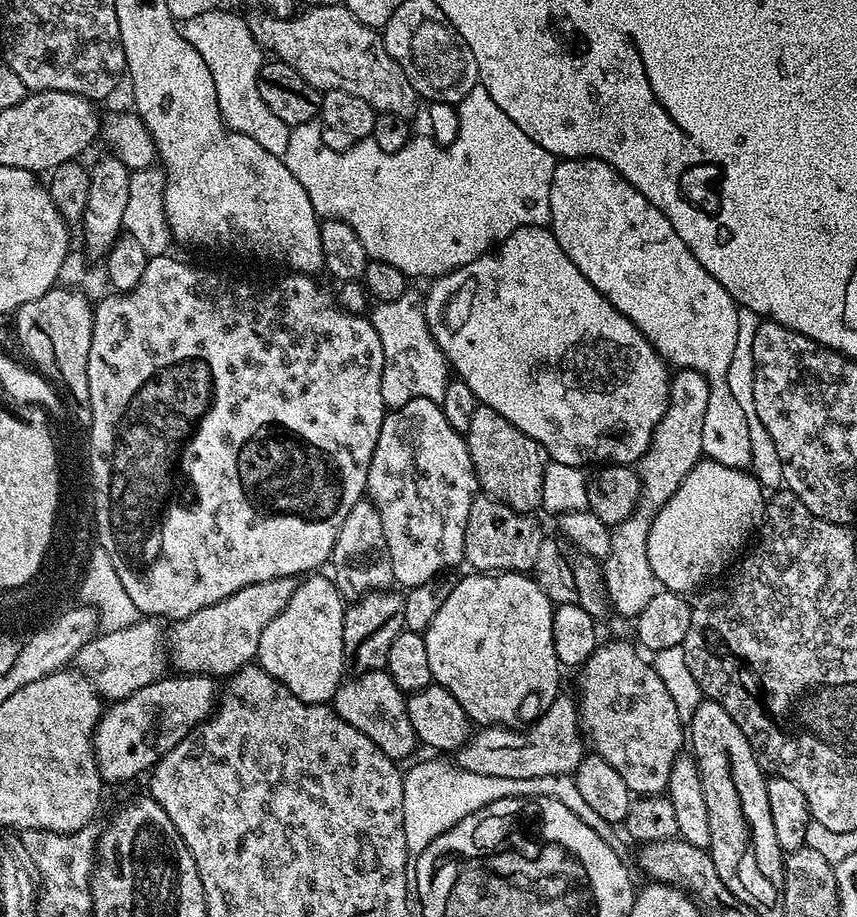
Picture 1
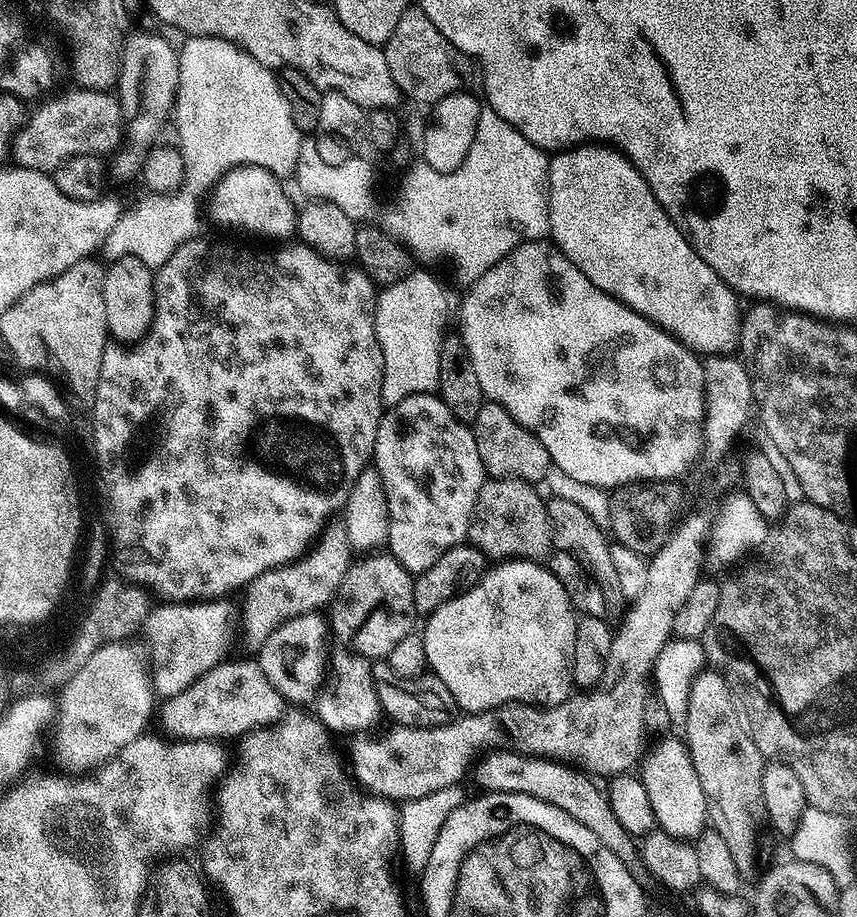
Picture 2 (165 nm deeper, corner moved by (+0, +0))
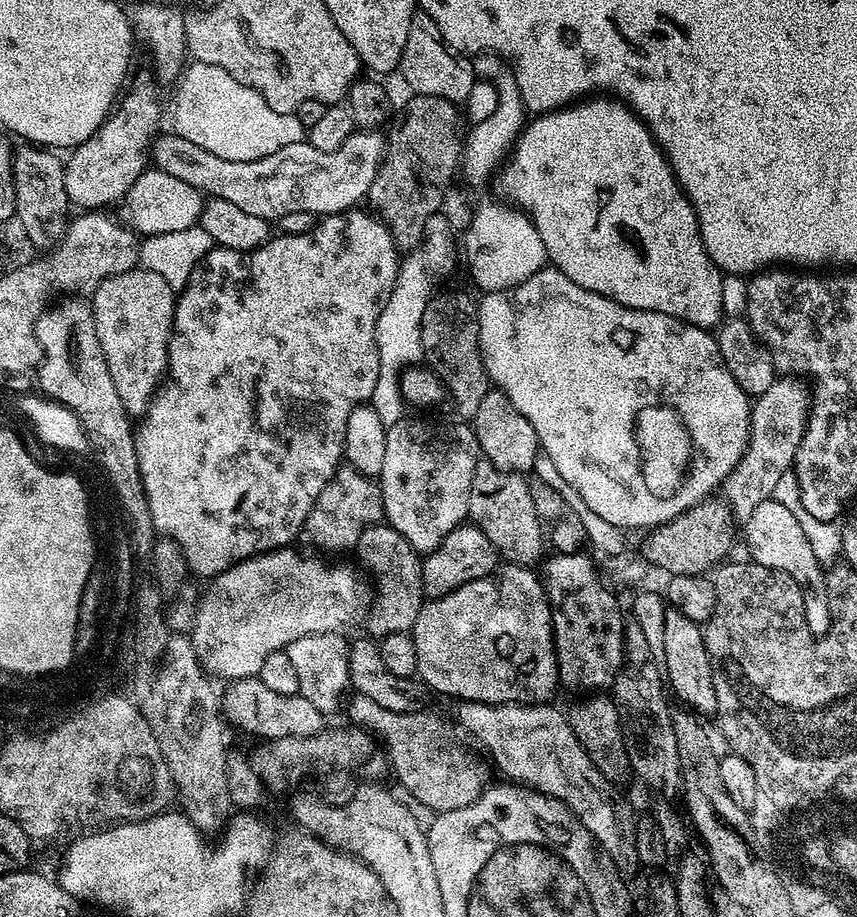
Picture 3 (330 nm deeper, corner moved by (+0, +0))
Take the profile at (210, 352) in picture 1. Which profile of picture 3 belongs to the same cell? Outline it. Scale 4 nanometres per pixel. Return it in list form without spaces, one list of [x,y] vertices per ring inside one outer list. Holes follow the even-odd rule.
[[[349,210],[343,213],[339,219],[335,215],[325,216],[319,222],[313,223],[312,229],[308,232],[279,234],[280,236],[273,235],[267,244],[263,244],[261,248],[255,248],[253,252],[242,254],[238,250],[214,246],[206,253],[203,260],[196,263],[194,270],[190,274],[190,278],[186,282],[186,286],[179,289],[176,298],[176,313],[172,319],[172,337],[168,343],[168,371],[166,379],[156,389],[156,394],[152,397],[152,402],[149,404],[147,412],[139,417],[134,431],[136,434],[138,470],[142,478],[142,486],[146,492],[146,502],[150,508],[152,524],[161,537],[178,542],[178,546],[184,555],[184,560],[188,564],[189,573],[195,574],[197,572],[200,576],[215,578],[220,573],[232,567],[232,565],[240,564],[243,560],[249,560],[252,556],[261,556],[263,552],[275,552],[277,548],[289,547],[293,543],[292,539],[296,535],[299,537],[303,533],[306,518],[312,513],[312,507],[318,498],[318,494],[322,494],[322,486],[326,486],[326,482],[330,482],[330,478],[334,478],[334,474],[342,466],[342,461],[344,460],[344,431],[346,430],[350,414],[353,408],[367,405],[371,401],[374,394],[374,386],[378,382],[380,355],[378,354],[378,342],[376,341],[376,327],[378,326],[378,318],[382,314],[382,310],[386,306],[386,302],[396,285],[396,276],[400,272],[400,262],[402,259],[394,238],[390,234],[390,230],[380,221],[379,216],[368,210],[363,210],[364,212],[360,211]]]

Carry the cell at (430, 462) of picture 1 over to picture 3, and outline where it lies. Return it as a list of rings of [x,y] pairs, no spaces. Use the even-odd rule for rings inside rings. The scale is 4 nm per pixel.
[[[405,418],[396,424],[388,425],[386,434],[386,455],[382,461],[382,470],[378,477],[382,502],[384,503],[384,520],[414,550],[421,554],[433,552],[450,534],[450,530],[459,528],[469,519],[470,490],[474,482],[474,470],[481,460],[480,444],[476,434],[467,423],[431,424],[428,420],[411,420]]]

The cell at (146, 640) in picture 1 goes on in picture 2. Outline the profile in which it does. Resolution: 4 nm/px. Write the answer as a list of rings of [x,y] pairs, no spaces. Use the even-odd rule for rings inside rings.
[[[217,598],[214,600],[197,600],[195,602],[164,602],[153,607],[148,616],[146,633],[152,646],[150,656],[154,661],[152,687],[161,697],[167,698],[174,694],[182,694],[186,686],[190,686],[202,674],[214,670],[214,666],[223,664],[229,655],[228,647],[238,640],[238,608],[231,604],[231,599]]]

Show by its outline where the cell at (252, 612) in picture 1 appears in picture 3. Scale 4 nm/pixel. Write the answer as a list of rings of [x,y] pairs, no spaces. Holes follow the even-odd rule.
[[[341,466],[322,486],[322,494],[312,507],[312,513],[306,518],[303,535],[321,553],[344,552],[355,549],[358,538],[371,526],[384,520],[384,503],[380,493],[380,485],[373,477],[362,474],[357,468]]]

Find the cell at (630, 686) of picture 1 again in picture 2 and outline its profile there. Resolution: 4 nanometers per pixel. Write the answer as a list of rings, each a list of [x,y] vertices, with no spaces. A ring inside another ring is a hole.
[[[683,739],[668,740],[664,748],[656,752],[656,760],[643,761],[642,779],[646,794],[650,794],[650,806],[654,810],[659,831],[674,840],[692,842],[701,835],[704,823],[710,820],[710,805],[700,785],[694,762],[688,753],[688,746]]]

